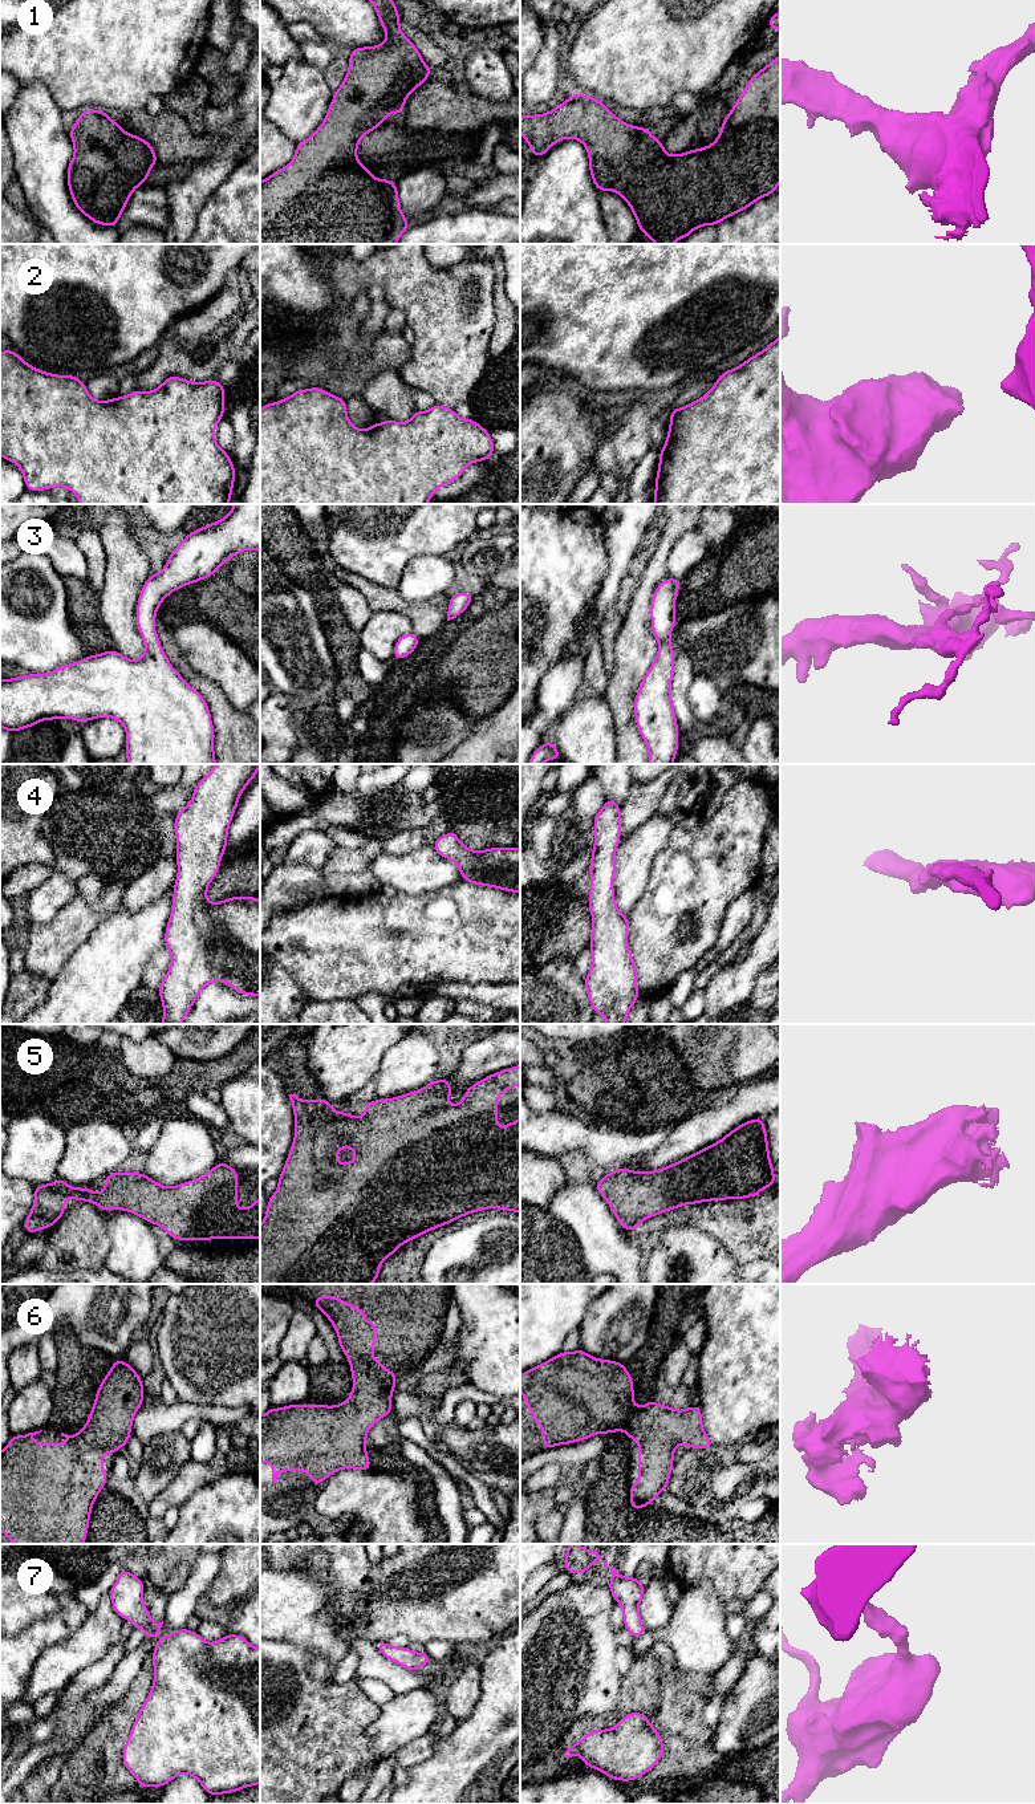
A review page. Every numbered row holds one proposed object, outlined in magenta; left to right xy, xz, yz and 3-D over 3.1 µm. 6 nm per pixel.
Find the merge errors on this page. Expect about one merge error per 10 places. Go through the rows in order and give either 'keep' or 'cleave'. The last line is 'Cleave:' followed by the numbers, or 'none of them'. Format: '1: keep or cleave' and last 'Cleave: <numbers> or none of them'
1: keep
2: keep
3: keep
4: keep
5: keep
6: keep
7: keep
Cleave: none of them

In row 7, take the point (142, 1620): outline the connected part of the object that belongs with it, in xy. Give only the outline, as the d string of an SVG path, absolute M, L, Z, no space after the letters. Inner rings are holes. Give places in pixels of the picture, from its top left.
M122 1569L109 1592L114 1612L134 1624L135 1629L145 1630L145 1640L153 1640L161 1630L163 1621L154 1624L149 1608L143 1606L143 1578Z

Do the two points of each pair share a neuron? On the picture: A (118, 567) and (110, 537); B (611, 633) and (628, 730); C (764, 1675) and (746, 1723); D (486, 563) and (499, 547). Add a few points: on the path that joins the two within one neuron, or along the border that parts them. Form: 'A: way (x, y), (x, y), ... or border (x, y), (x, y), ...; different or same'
A: way (118, 560), (117, 544); same
B: border (624, 622), (615, 642), (615, 667), (609, 674); different
C: way (764, 1687), (764, 1702), (755, 1711); same
D: way (487, 559), (495, 551); same

